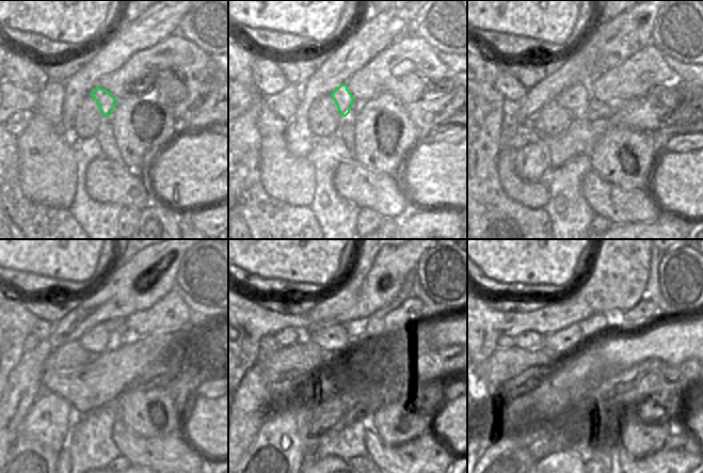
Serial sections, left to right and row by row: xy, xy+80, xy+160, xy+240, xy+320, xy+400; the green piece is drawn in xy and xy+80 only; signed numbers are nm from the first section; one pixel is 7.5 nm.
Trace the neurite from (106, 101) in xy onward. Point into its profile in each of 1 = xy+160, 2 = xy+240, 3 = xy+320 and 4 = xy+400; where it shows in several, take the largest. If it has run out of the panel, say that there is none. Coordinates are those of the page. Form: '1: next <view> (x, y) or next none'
1: next xy+160 (576, 99)
2: next xy+240 (99, 339)
3: next xy+320 (334, 340)
4: next xy+400 (561, 343)

